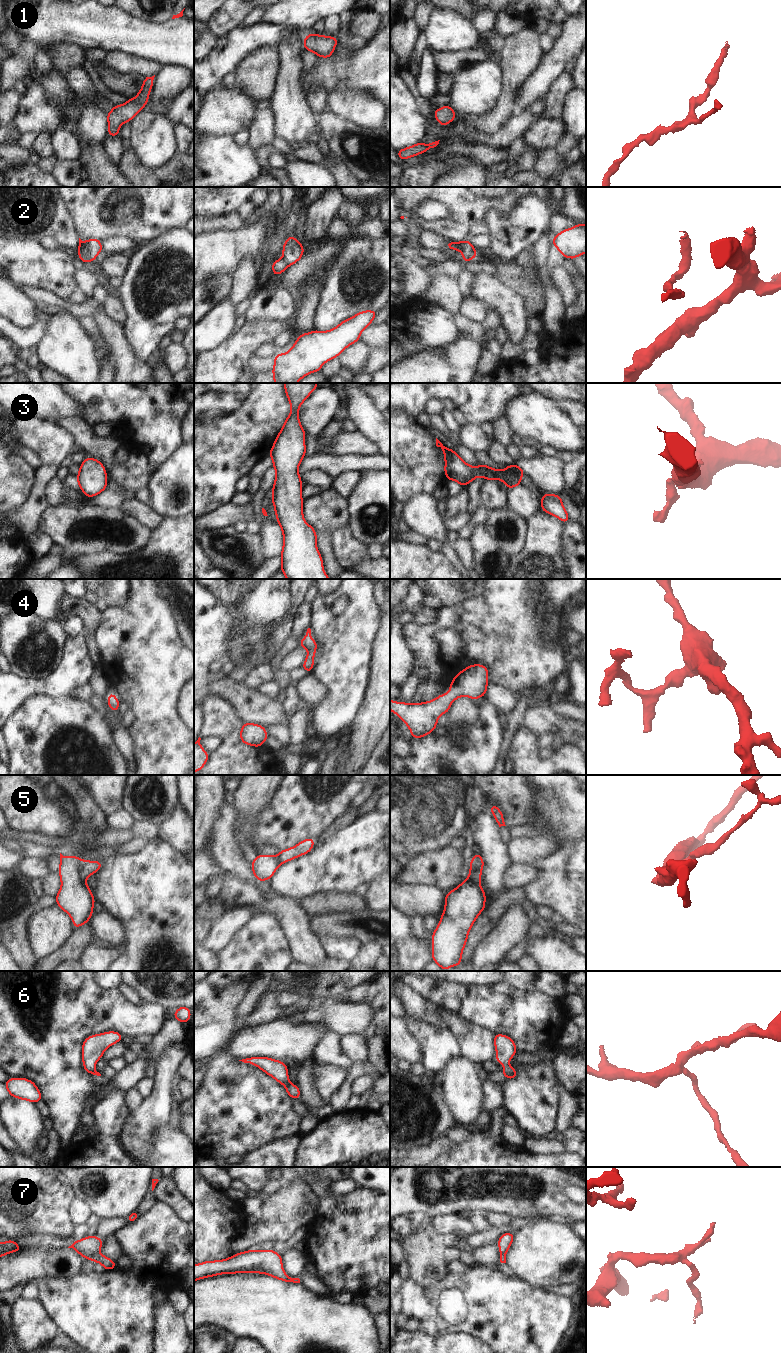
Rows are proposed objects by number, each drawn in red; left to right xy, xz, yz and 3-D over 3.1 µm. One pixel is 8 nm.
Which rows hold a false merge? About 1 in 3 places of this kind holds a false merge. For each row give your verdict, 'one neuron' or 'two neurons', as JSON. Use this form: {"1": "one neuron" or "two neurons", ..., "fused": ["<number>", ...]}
{"1": "one neuron", "2": "two neurons", "3": "two neurons", "4": "one neuron", "5": "two neurons", "6": "one neuron", "7": "two neurons", "fused": ["2", "3", "5", "7"]}

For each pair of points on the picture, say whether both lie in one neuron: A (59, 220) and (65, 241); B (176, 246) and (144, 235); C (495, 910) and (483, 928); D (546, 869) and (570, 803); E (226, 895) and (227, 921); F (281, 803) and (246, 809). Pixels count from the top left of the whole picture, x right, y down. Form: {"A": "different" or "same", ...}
{"A": "same", "B": "different", "C": "same", "D": "same", "E": "different", "F": "different"}

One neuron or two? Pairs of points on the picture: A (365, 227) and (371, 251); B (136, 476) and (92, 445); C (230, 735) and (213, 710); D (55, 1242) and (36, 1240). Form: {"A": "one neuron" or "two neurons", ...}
{"A": "two neurons", "B": "one neuron", "C": "one neuron", "D": "one neuron"}

